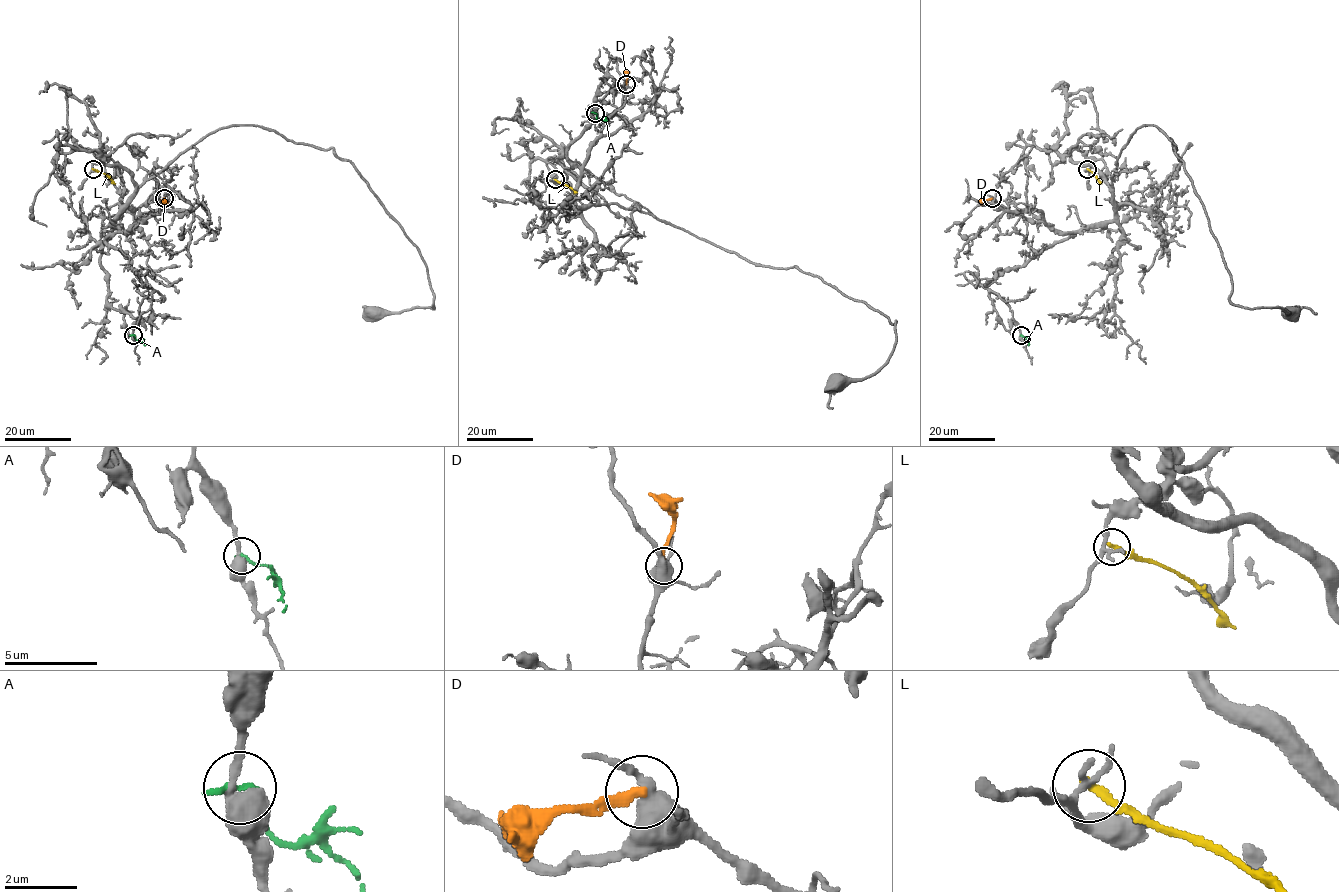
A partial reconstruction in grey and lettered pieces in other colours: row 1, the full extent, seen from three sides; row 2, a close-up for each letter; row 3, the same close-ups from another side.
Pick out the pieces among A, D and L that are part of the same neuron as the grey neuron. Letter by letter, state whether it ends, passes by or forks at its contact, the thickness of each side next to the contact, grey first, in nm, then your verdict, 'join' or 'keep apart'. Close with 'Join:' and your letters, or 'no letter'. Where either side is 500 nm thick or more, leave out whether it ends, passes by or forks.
A: 500/160 nm | keep apart
D: it ends | 480/200 nm | keep apart
L: it ends | 190/240 nm | keep apart
Join: no letter

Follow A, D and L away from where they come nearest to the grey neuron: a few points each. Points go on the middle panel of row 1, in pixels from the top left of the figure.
A: (595, 113), (598, 119), (607, 120)
D: (626, 84), (628, 74), (624, 71)
L: (555, 180), (577, 192)

